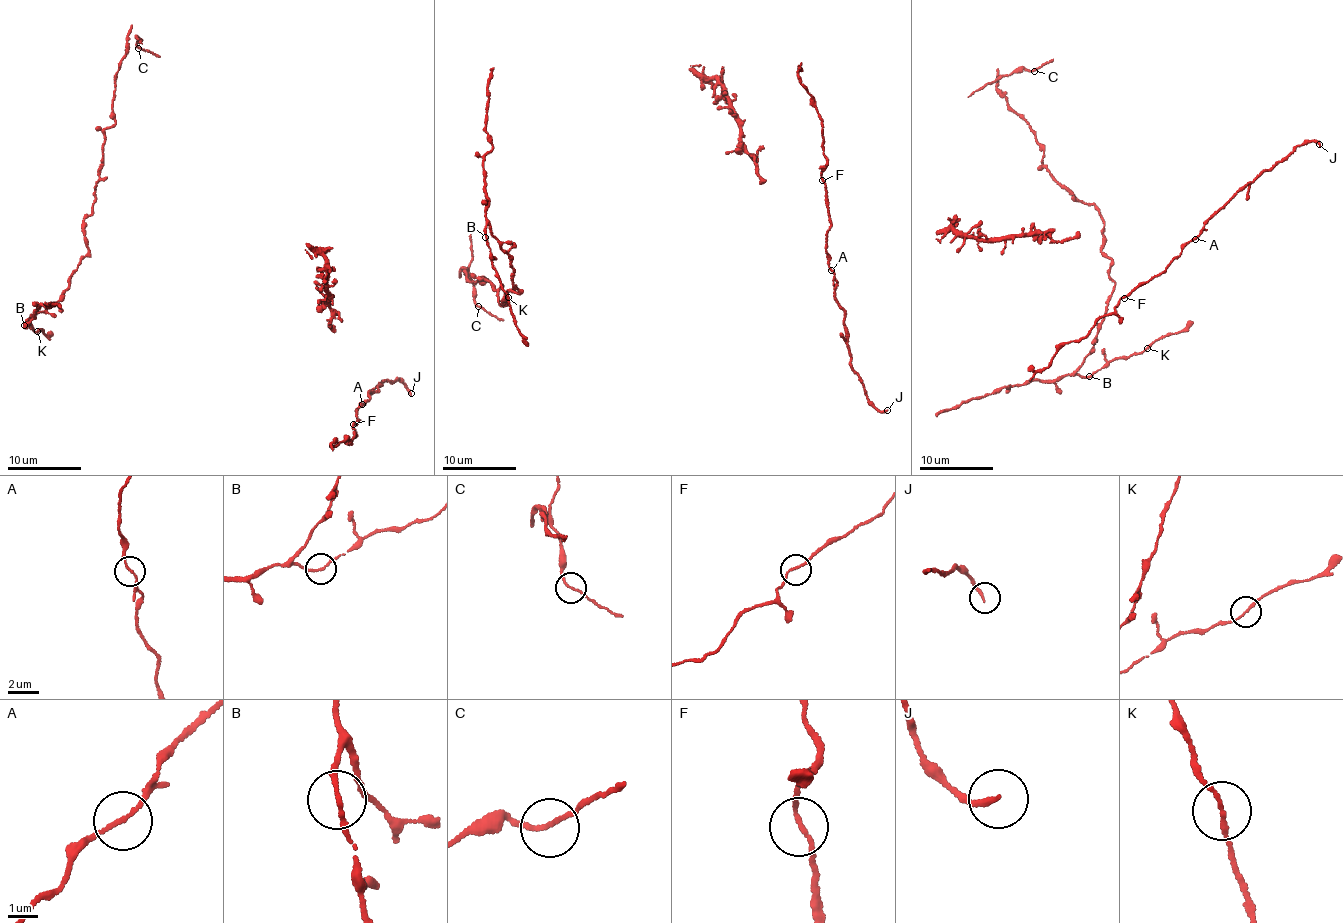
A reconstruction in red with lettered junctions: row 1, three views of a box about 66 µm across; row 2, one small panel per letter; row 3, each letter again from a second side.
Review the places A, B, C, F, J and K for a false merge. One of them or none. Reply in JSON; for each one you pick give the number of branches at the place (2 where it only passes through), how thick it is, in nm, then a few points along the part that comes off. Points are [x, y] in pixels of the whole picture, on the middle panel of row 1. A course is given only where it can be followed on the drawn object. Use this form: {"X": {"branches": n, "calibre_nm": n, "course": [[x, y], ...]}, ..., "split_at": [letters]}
{"split_at": []}

